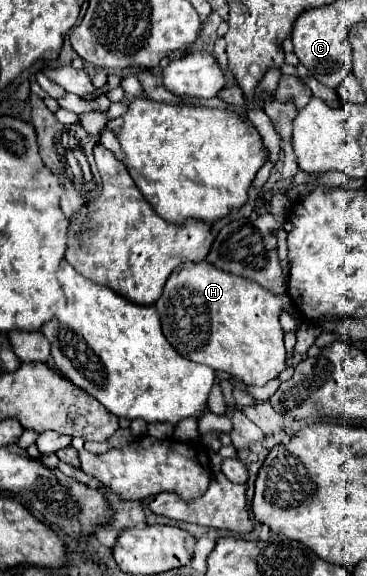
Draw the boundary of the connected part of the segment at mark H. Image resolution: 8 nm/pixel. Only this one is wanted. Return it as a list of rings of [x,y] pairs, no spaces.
[[[208,261],[184,263],[178,275],[176,271],[170,275],[162,297],[154,305],[160,315],[164,337],[182,357],[190,361],[230,373],[246,385],[266,385],[270,379],[276,379],[286,367],[284,333],[278,323],[282,299],[280,295],[272,295],[260,285],[254,285],[254,281],[246,281],[242,277],[234,277],[232,273],[214,269],[214,265]]]

